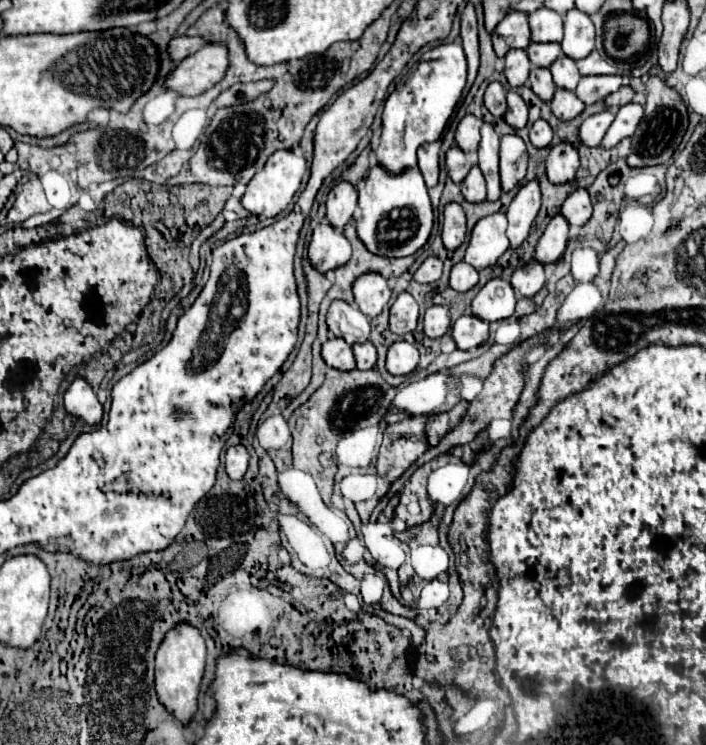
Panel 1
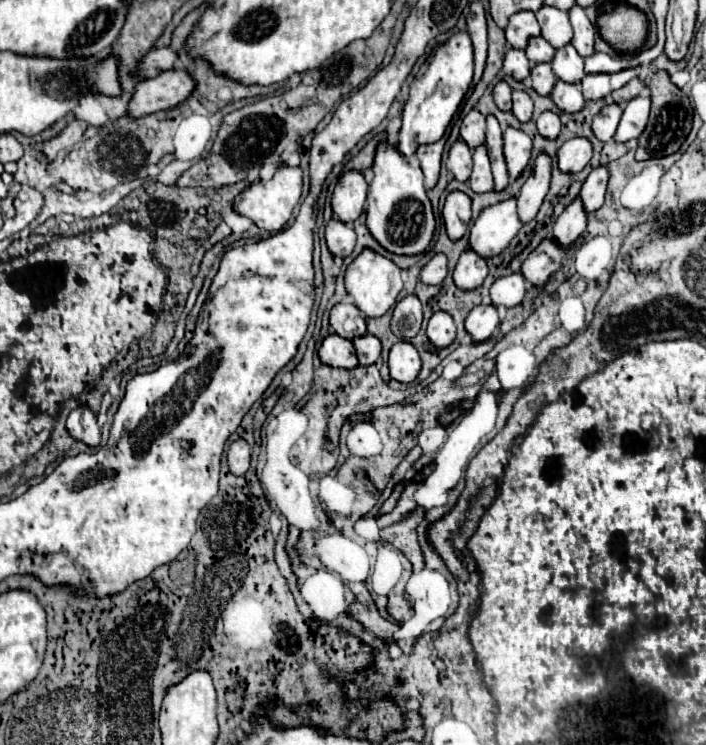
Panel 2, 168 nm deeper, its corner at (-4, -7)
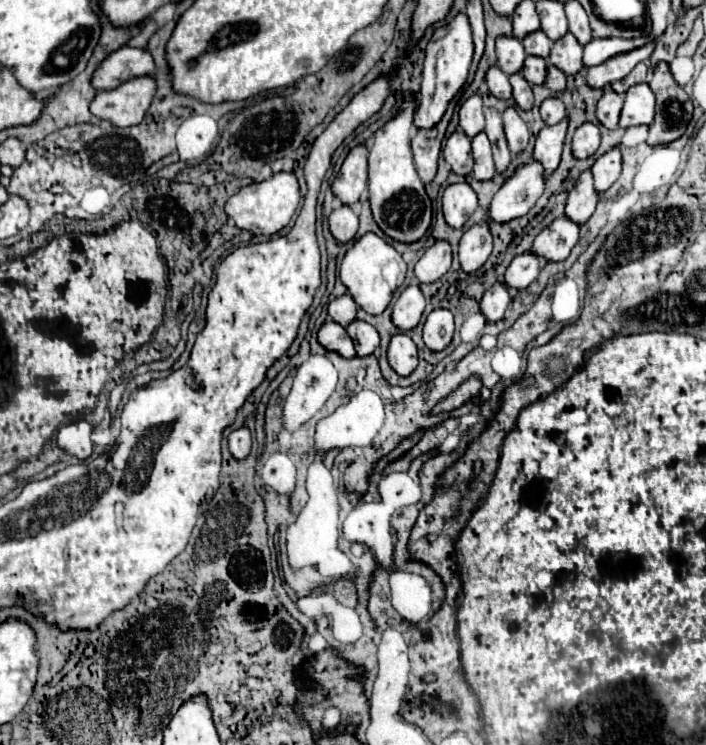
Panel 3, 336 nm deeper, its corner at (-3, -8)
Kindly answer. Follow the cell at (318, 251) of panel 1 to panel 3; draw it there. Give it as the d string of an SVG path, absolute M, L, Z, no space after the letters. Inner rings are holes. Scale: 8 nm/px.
M342 205L330 213L330 231L336 241L348 243L358 231L358 217L348 205Z

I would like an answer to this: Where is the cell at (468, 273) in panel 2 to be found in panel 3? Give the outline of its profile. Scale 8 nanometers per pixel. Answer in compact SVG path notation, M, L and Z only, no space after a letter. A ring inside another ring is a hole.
M486 223L472 225L460 239L460 263L466 273L478 271L492 253L492 233Z

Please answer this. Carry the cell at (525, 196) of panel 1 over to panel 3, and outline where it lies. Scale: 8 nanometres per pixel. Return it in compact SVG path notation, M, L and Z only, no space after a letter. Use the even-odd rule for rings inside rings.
M564 117L556 125L546 125L540 129L540 133L536 137L534 159L544 163L544 175L550 175L558 167L566 131L568 131L568 117Z

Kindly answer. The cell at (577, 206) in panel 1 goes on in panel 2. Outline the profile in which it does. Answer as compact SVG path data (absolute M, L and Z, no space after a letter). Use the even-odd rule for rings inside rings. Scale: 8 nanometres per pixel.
M595 168L589 176L587 176L587 180L585 180L585 184L583 184L583 188L581 188L581 192L579 192L579 198L581 198L581 202L583 202L583 210L587 212L587 214L591 214L591 212L597 212L601 206L603 206L603 198L605 198L605 188L607 188L607 178L609 178L609 174L607 174L607 168Z

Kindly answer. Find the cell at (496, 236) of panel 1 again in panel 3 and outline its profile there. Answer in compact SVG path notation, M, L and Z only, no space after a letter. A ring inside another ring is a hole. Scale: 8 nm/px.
M532 159L530 163L520 165L494 195L490 205L492 219L504 223L520 215L526 215L530 207L538 201L538 197L544 193L544 185L546 177L544 165L540 161Z

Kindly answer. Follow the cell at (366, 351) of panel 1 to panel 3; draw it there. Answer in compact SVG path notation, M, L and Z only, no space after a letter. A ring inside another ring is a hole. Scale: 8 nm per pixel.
M354 319L348 327L346 327L348 335L352 337L354 341L354 347L356 347L356 355L358 357L366 357L366 355L372 355L374 349L378 347L380 339L378 339L378 331L366 323L366 321L360 321L360 319Z

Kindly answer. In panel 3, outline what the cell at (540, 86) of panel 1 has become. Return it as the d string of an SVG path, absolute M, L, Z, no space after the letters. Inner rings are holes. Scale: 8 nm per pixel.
M534 55L526 57L522 67L522 75L526 77L526 81L534 85L542 85L546 81L546 73L548 73L548 63L542 57L534 57Z

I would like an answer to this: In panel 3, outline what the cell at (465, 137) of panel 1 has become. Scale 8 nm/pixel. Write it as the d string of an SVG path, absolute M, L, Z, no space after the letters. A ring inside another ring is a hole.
M476 93L468 97L462 107L460 107L460 129L468 135L474 137L480 131L484 131L484 113L482 113L482 97Z

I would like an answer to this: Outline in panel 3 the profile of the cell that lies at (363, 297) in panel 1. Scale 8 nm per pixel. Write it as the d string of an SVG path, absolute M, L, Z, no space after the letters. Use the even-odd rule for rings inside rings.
M366 233L358 241L354 241L354 245L346 251L340 265L342 283L354 297L356 305L360 305L370 315L380 315L388 307L392 293L396 291L396 287L404 283L404 277L406 277L406 263L402 255L376 233Z

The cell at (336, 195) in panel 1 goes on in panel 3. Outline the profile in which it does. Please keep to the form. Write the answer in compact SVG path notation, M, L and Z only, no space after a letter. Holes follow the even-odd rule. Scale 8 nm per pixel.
M360 143L346 155L340 173L332 183L332 193L344 203L354 205L367 189L368 145Z

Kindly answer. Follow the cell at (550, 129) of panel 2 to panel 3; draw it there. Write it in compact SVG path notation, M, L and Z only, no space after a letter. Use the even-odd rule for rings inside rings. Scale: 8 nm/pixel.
M548 97L542 101L540 105L540 115L542 119L548 123L548 125L554 125L554 123L560 123L566 115L566 107L562 103L562 99L558 97Z

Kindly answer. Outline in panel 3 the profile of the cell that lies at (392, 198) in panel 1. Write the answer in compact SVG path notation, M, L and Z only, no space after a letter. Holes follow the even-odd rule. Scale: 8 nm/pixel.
M410 95L402 101L400 111L396 117L392 117L382 129L374 133L374 137L368 143L368 167L370 167L370 205L376 223L380 229L402 243L412 243L424 237L430 215L432 215L432 203L430 197L424 191L424 183L420 181L416 169L412 151L410 151L410 139L414 135L414 111L416 111L416 97Z

